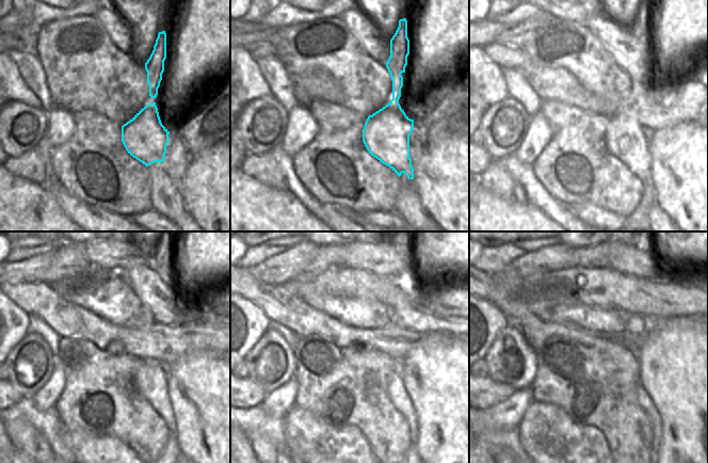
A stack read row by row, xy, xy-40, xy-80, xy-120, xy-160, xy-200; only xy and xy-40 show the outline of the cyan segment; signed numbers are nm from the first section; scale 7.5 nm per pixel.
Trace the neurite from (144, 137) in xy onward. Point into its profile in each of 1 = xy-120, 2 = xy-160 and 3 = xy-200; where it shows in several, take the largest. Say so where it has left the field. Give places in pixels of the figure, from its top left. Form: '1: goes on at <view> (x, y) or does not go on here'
1: goes on at xy-120 (150, 380)
2: goes on at xy-160 (397, 392)
3: goes on at xy-200 (644, 400)

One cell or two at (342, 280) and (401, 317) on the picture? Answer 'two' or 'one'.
two

